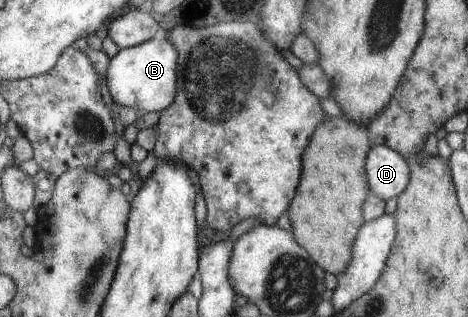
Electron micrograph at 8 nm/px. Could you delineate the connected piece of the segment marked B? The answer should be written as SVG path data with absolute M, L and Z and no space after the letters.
M159 34L143 43L120 48L106 67L106 86L112 101L134 111L161 112L173 103L176 92L177 50L172 43Z

